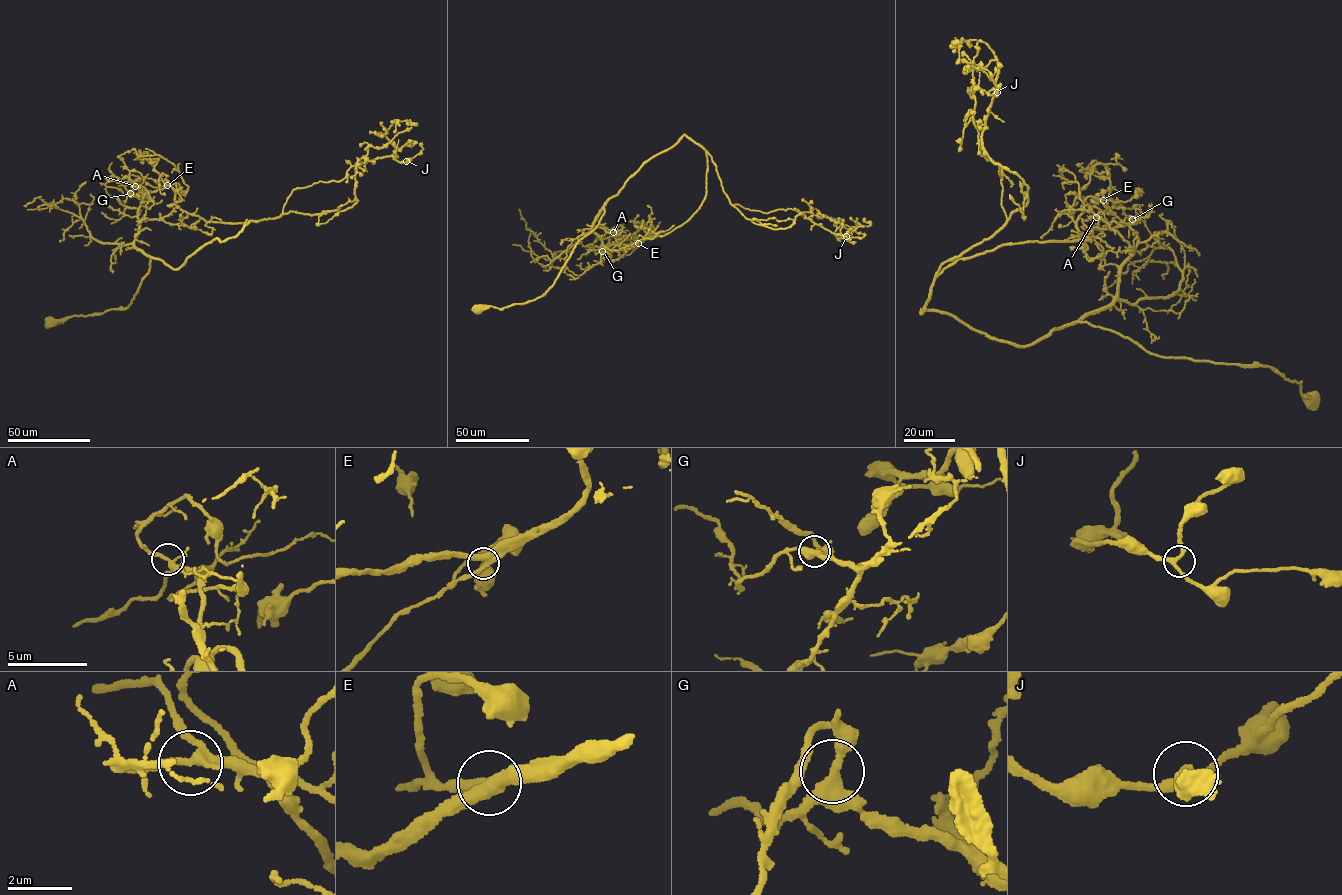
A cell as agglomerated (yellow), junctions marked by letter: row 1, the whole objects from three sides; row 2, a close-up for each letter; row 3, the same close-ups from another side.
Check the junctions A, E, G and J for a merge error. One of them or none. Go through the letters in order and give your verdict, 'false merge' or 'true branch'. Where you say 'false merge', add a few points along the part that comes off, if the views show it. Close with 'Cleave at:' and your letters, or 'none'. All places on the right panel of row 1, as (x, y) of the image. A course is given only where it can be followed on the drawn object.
A: true branch
E: true branch
G: true branch
J: true branch
Cleave at: none

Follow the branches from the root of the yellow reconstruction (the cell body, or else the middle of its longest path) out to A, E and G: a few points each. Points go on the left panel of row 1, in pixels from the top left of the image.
A: (51, 322), (103, 313), (131, 303), (148, 271), (150, 258), (134, 245), (151, 199), (143, 189), (135, 186)
E: (51, 322), (130, 304), (150, 266), (134, 245), (140, 221), (168, 216), (185, 193), (167, 185)
G: (51, 322), (125, 308), (131, 303), (148, 271), (150, 258), (134, 245), (141, 200), (130, 193)

